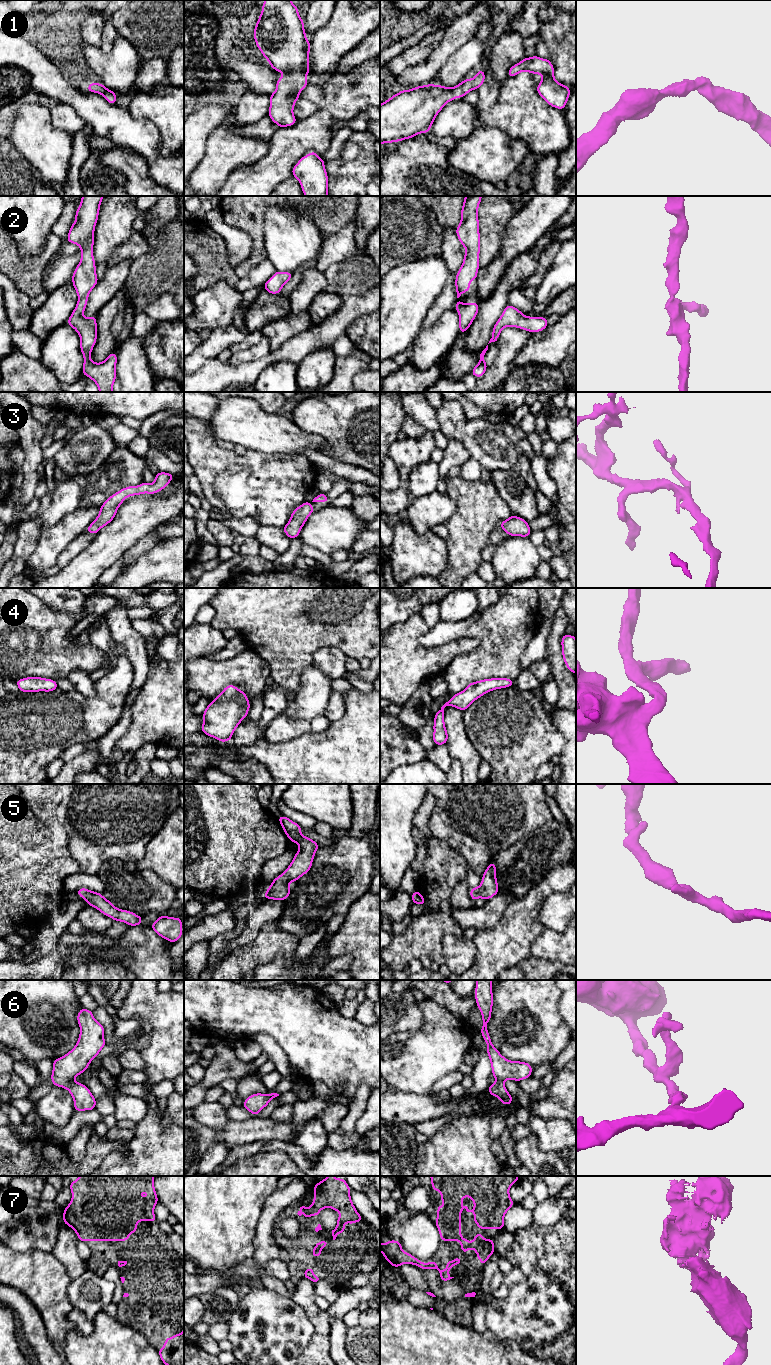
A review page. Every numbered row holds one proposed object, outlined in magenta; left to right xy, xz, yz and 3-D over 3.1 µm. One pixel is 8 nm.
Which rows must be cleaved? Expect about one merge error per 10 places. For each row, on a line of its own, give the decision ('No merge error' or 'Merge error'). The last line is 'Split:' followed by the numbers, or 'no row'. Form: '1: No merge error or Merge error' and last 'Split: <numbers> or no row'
1: No merge error
2: No merge error
3: No merge error
4: No merge error
5: No merge error
6: No merge error
7: No merge error
Split: no row

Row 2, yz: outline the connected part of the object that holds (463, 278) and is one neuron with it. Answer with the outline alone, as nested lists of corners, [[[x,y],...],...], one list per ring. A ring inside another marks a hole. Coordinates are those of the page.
[[[465,196],[461,209],[461,221],[456,234],[461,245],[466,248],[463,263],[456,274],[457,298],[470,290],[470,281],[477,280],[480,253],[480,233],[478,207],[482,196]]]

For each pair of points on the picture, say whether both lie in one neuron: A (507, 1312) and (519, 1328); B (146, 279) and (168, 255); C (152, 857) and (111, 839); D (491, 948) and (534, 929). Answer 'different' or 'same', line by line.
A: same
B: same
C: different
D: same

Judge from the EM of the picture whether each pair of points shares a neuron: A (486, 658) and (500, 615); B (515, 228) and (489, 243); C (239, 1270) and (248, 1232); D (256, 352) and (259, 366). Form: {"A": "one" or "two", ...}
{"A": "one", "B": "two", "C": "two", "D": "two"}

